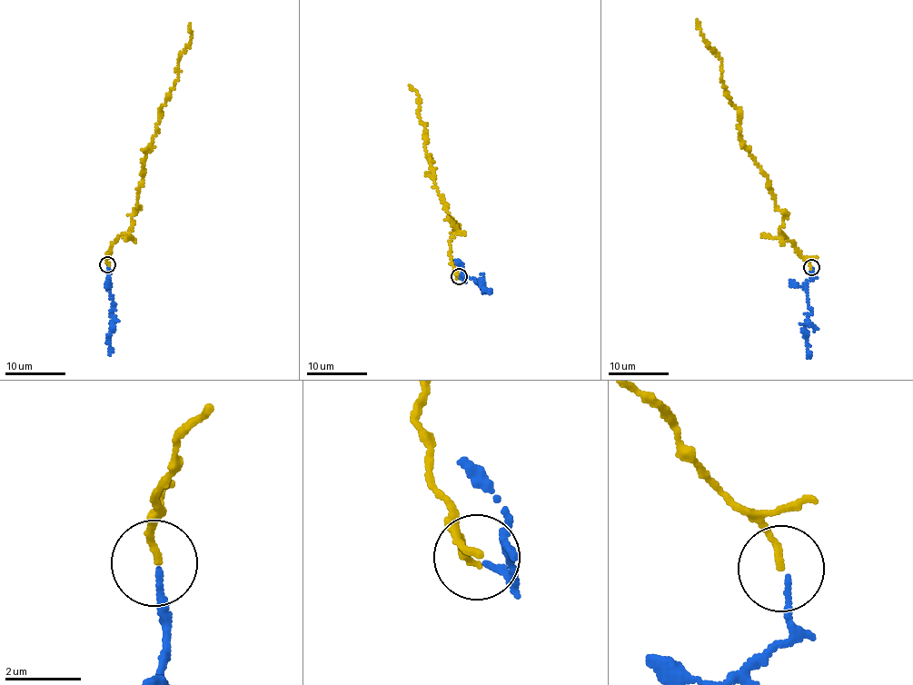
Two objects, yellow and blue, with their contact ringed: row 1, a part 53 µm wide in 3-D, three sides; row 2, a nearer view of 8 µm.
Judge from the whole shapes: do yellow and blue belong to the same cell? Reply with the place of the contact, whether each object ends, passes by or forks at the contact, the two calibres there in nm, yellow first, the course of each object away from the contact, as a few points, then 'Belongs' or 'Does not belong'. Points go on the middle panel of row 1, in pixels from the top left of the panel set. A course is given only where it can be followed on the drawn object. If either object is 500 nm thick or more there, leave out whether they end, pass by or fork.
Place: (459, 276). At the ring yellow ends. At the ring blue ends. Thickness 150 nm (yellow) against 140 nm. Course of yellow: (459, 275), (448, 253), (457, 223), (434, 187), (424, 145), (425, 124), (410, 85). Course of blue: (459, 277), (464, 279), (463, 274), (481, 282), (491, 293). Belongs

